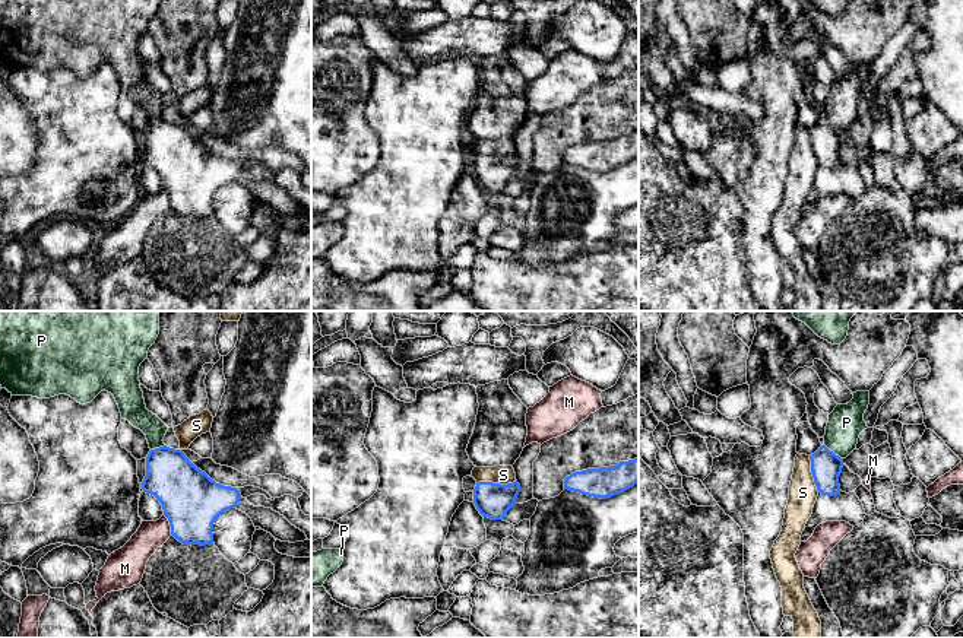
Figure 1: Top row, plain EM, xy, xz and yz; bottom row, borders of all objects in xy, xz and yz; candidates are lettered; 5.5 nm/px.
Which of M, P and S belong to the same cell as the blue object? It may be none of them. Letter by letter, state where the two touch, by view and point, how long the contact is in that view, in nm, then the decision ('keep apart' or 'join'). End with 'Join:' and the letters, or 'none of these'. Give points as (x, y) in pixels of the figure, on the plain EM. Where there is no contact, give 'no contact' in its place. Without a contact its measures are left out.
M: xy (170, 197) | 120 nm | keep apart
P: yz (832, 124) | 130 nm | join
S: xz (496, 156) | 220 nm | keep apart
Join: P

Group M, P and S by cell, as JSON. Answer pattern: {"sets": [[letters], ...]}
{"sets": [["M"], ["P"], ["S"]]}

